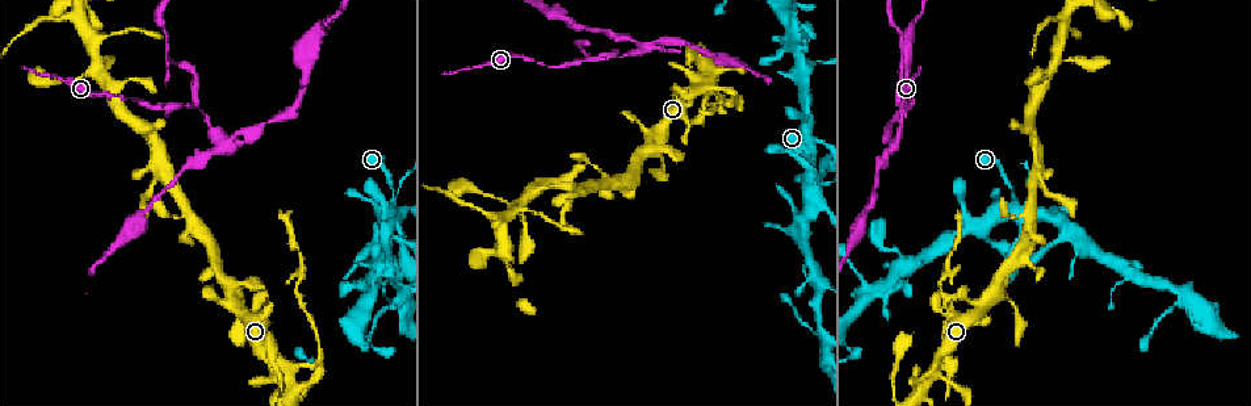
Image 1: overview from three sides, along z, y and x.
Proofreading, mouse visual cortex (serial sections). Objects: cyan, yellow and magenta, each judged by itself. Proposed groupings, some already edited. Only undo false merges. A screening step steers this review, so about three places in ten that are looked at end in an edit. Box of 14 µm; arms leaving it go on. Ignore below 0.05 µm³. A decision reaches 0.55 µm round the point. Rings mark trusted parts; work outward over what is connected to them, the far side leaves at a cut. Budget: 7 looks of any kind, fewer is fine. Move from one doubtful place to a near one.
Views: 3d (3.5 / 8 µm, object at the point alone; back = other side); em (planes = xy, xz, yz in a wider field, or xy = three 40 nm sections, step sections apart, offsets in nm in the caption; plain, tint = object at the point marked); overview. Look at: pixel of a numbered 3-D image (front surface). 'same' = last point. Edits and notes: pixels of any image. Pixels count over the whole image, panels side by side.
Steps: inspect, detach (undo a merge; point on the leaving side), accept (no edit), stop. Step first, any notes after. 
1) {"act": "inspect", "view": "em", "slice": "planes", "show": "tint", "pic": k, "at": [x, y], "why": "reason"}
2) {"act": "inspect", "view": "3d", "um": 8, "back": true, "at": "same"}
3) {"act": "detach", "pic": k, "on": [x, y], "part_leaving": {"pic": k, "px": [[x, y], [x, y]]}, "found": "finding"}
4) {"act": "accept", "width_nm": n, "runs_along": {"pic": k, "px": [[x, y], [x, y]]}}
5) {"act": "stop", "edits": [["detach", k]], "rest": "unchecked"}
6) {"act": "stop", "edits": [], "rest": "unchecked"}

{"act": "inspect", "view": "3d", "um": 3.5, "pic": 1, "at": [733, 90], "why": "a fork"}

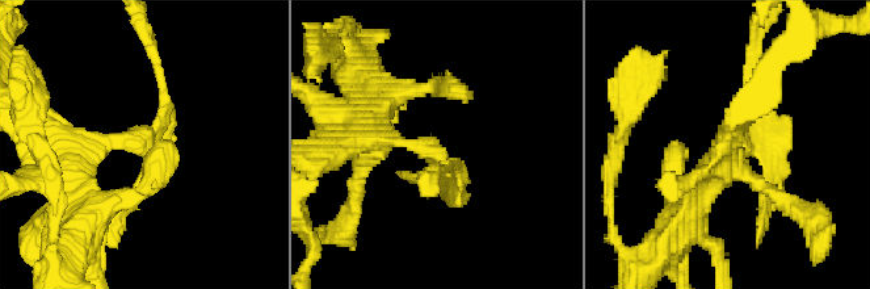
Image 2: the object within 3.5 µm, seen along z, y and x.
{"act": "inspect", "view": "em", "slice": "xy", "step": 1, "show": "plain", "pic": 2, "at": [141, 140], "why": "now the EM"}

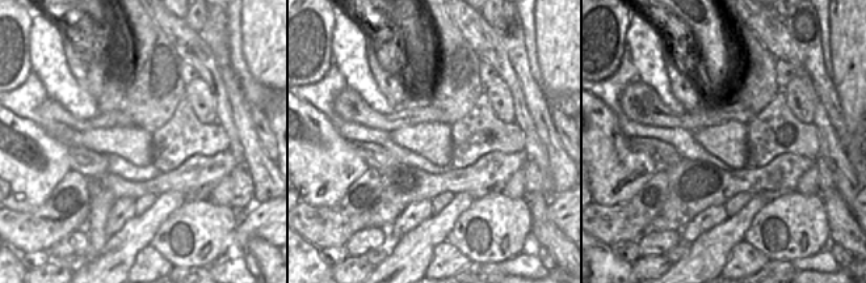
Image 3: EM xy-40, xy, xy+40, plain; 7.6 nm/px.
{"act": "inspect", "view": "em", "slice": "xy", "step": 1, "show": "tint", "at": "same", "why": "with the object marked"}

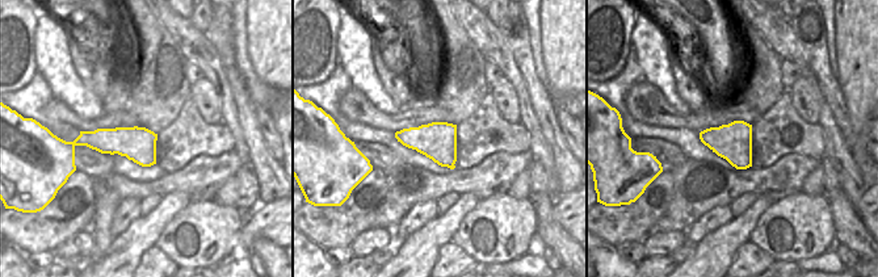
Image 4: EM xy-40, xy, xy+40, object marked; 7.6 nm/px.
{"act": "detach", "pic": 2, "on": [458, 202], "part_leaving": {"pic": 2, "px": [[156, 128], [168, 96], [147, 36]]}, "found": "a second cell is stuck on"}

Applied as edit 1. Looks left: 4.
{"act": "inspect", "view": "overview"}

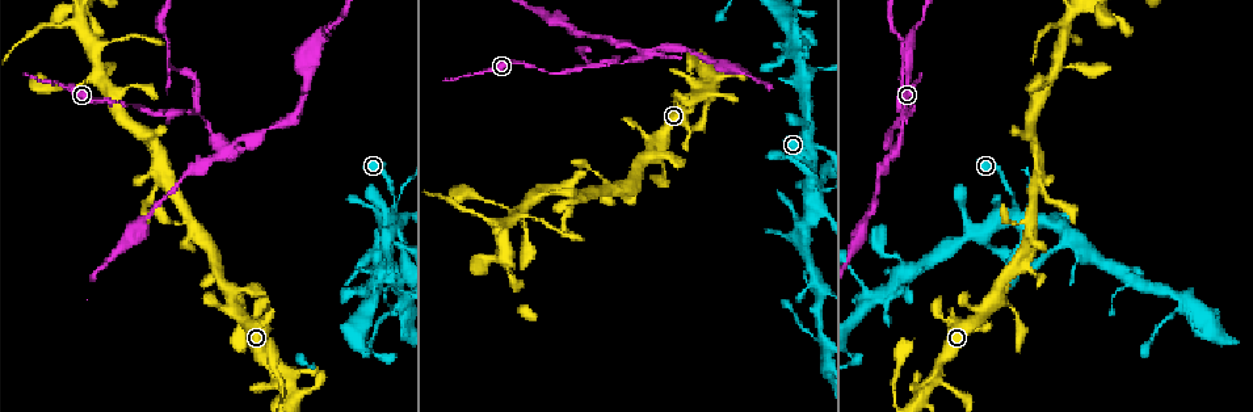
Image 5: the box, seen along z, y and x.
{"act": "inspect", "view": "3d", "um": 3.5, "pic": 5, "at": [217, 269]}

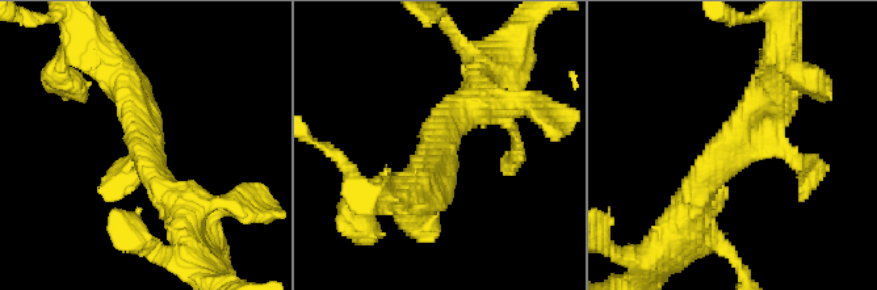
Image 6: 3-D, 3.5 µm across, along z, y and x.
{"act": "inspect", "view": "em", "slice": "xy", "step": 2, "show": "tint", "pic": 6, "at": [146, 143]}

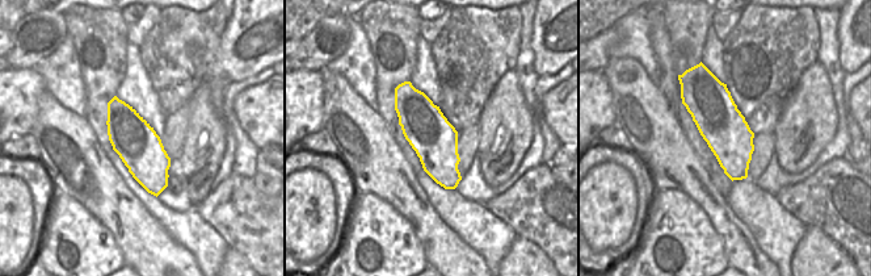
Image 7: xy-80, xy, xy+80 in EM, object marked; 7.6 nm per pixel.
{"act": "inspect", "view": "em", "slice": "xy", "step": 5, "show": "tint", "at": "same", "why": "cut it another way"}

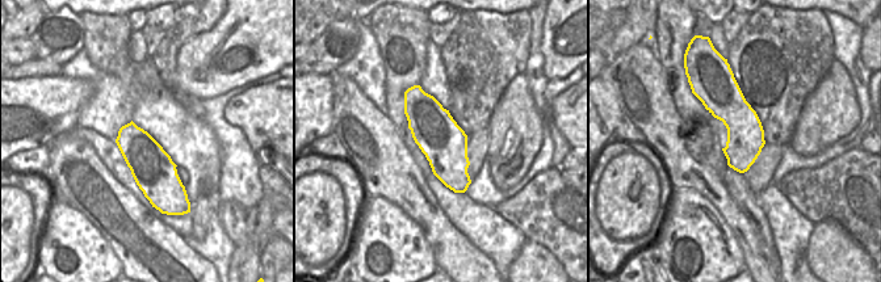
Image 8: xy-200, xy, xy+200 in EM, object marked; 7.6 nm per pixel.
{"act": "accept", "width_nm": 340, "runs_along": {"pic": 6, "px": [[689, 209], [773, 75]]}, "found": "continuous, no second cell"}

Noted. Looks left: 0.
{"act": "stop", "edits": [["detach", 2]], "rest": "unchecked"}

